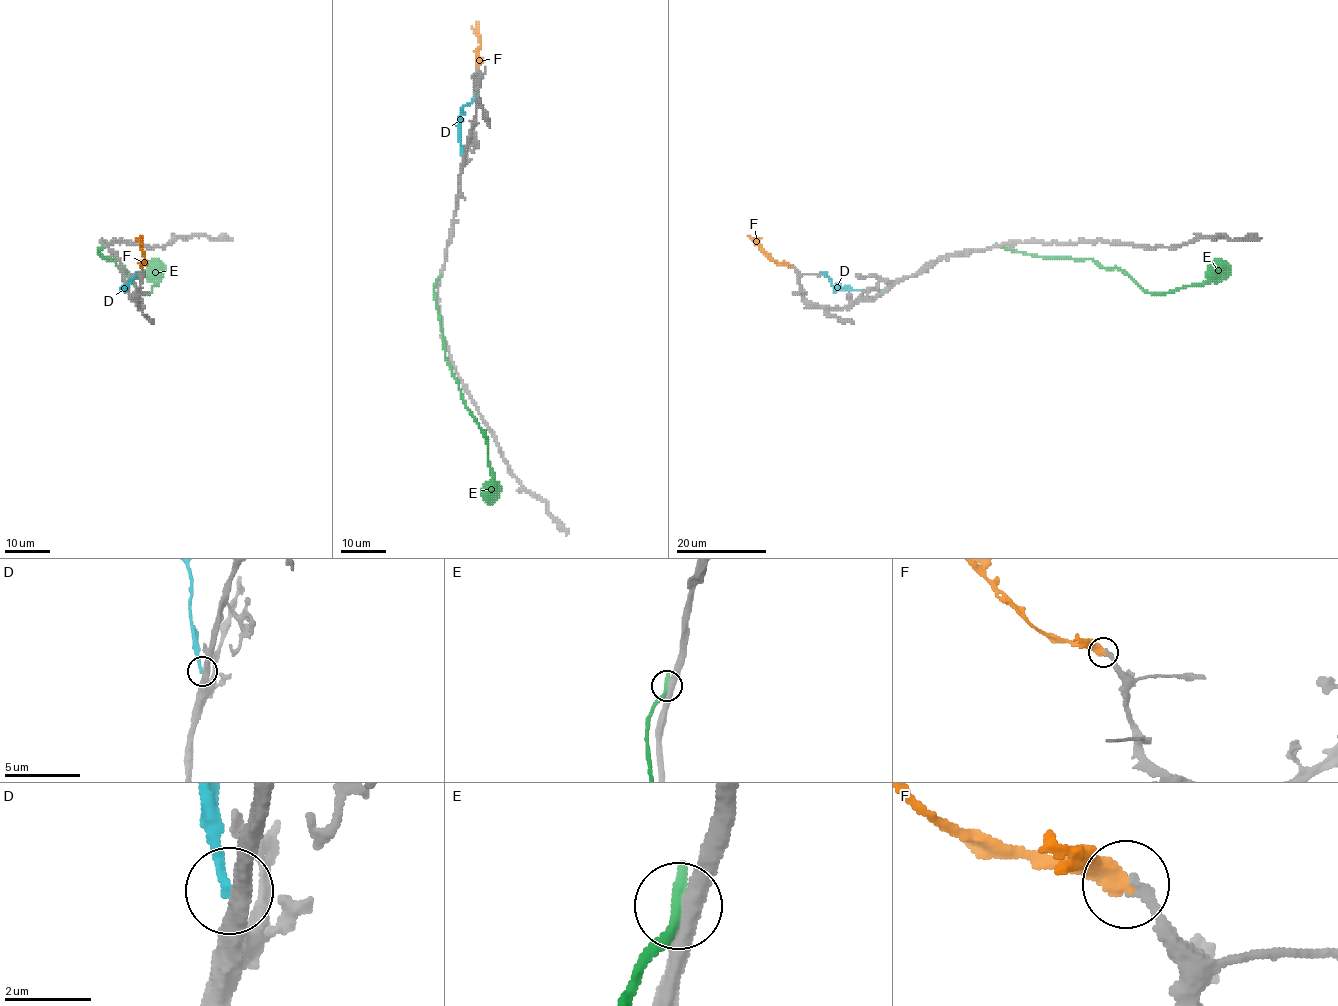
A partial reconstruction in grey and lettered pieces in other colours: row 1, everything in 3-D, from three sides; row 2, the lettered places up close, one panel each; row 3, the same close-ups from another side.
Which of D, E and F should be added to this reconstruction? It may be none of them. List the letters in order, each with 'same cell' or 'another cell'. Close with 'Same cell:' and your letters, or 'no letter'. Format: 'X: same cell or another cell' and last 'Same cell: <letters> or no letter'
D: another cell
E: another cell
F: same cell
Same cell: F

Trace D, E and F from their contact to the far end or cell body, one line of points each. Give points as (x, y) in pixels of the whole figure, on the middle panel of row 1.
D: (463, 157), (460, 110), (478, 94)
E: (439, 273), (434, 294), (446, 361), (461, 397), (486, 438), (492, 478), (492, 499), (488, 503)
F: (478, 66), (481, 46), (477, 22)

